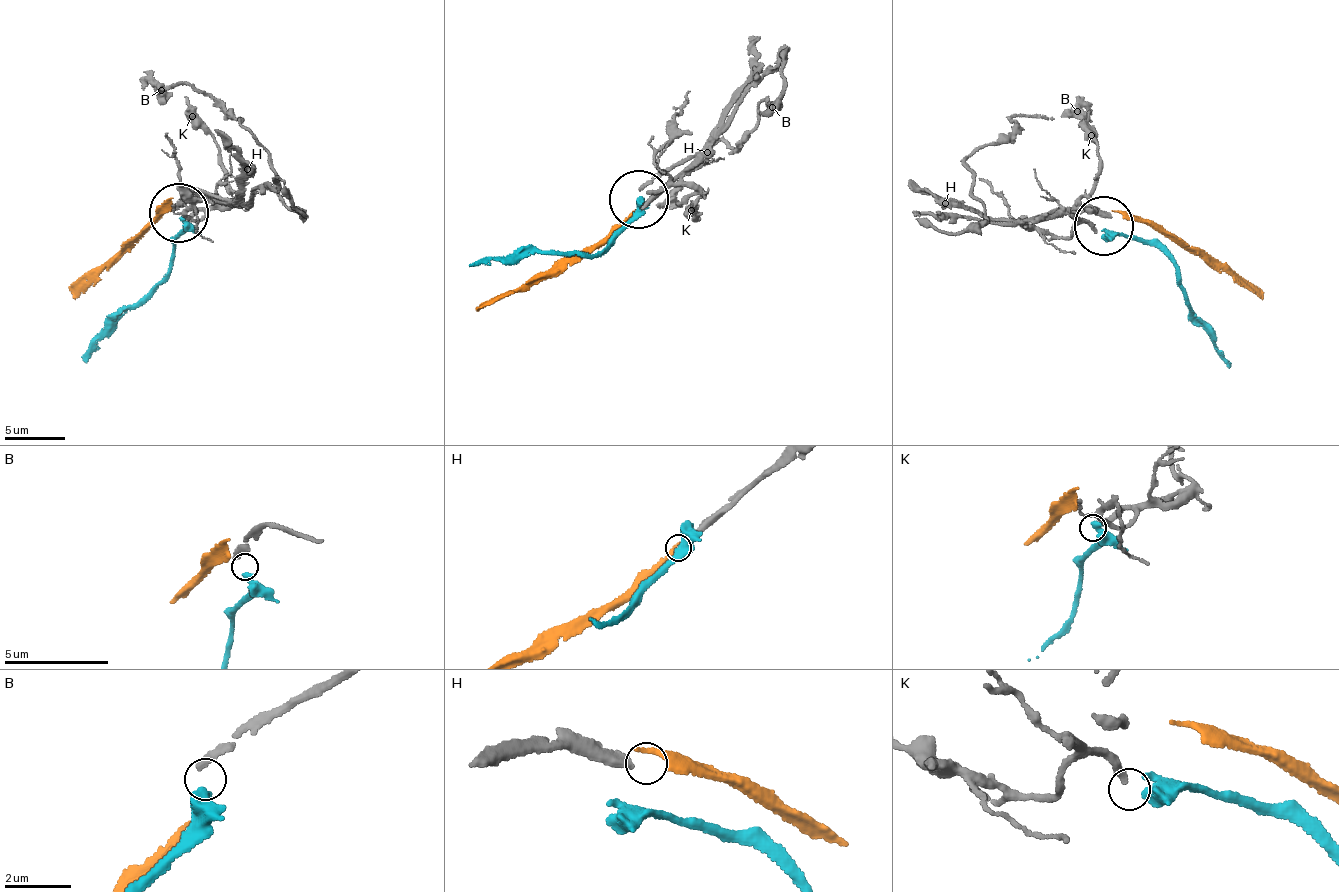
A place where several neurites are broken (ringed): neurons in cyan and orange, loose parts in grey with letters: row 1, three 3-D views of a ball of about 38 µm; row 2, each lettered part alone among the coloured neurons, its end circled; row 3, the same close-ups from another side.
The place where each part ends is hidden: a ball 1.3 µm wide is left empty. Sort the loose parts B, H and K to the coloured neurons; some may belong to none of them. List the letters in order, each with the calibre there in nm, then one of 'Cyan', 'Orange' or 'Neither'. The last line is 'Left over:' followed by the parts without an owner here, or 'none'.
B: Thickness 280 nm. Cyan
H: Thickness 320 nm. Orange
K: Thickness 260 nm. Neither
Left over: K

